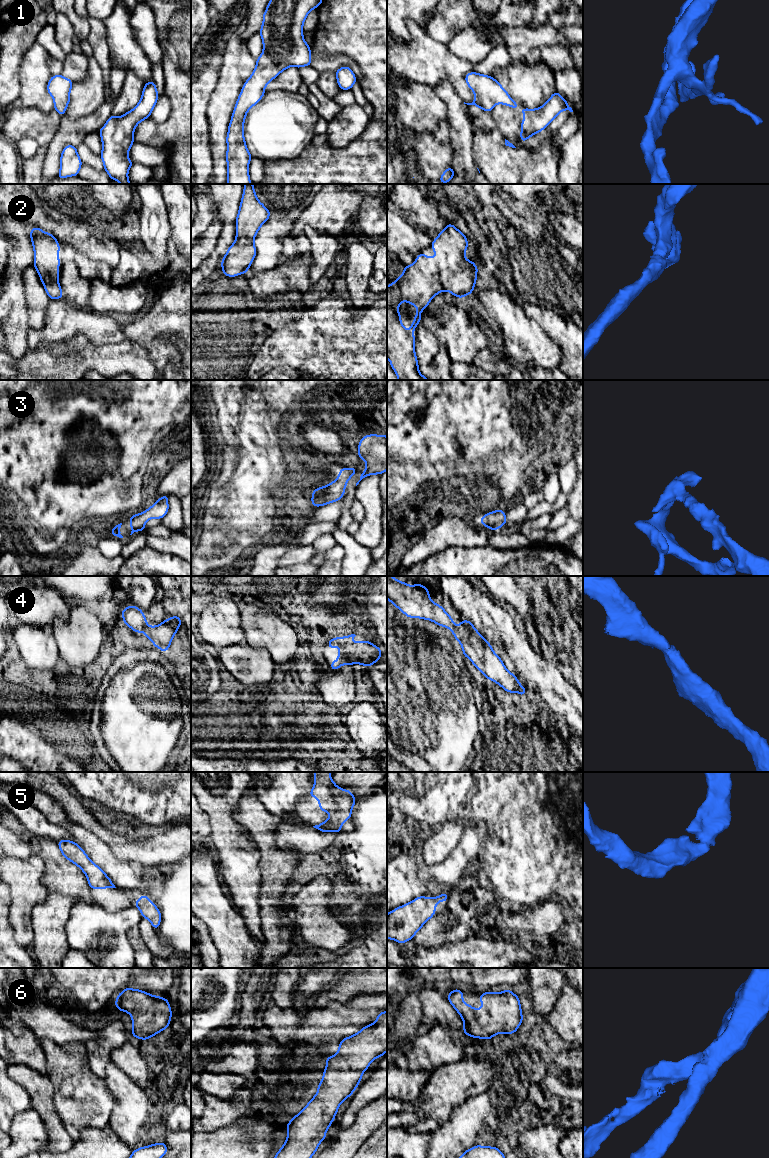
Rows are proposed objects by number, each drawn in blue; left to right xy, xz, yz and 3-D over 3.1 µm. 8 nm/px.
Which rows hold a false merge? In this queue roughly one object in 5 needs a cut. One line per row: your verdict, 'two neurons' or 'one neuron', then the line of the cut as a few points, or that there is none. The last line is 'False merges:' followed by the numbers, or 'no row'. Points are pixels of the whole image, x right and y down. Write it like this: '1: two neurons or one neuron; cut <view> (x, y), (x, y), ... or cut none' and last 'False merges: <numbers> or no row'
1: one neuron; cut none
2: one neuron; cut none
3: one neuron; cut none
4: one neuron; cut none
5: one neuron; cut none
6: one neuron; cut none
False merges: no row

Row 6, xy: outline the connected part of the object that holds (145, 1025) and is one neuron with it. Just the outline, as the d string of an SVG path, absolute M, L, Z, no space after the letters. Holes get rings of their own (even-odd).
M125 988L117 995L115 1006L131 1015L132 1035L146 1040L169 1027L172 1017L167 999L139 989Z

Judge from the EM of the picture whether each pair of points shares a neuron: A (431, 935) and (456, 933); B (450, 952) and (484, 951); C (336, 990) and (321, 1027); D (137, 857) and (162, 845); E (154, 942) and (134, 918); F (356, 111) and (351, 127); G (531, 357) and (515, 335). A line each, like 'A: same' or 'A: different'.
A: same
B: same
C: different
D: same
E: different
F: same
G: same

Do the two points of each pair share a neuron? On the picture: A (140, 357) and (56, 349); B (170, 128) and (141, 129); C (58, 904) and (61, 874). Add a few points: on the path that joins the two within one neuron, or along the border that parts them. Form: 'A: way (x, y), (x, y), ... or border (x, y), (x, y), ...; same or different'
A: border (91, 344), (79, 352), (58, 355); different
B: way (163, 128), (148, 128); same
C: border (49, 891), (70, 895), (78, 899); different

